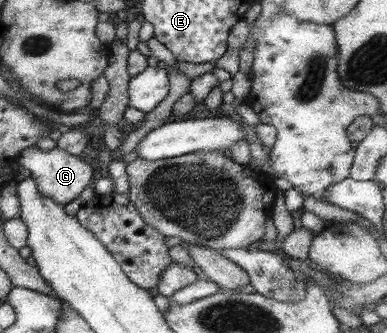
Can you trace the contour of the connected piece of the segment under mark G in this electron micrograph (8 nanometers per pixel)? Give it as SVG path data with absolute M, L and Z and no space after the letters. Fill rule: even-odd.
M32 146L20 152L16 159L20 167L30 171L30 177L34 180L38 194L50 198L52 202L56 202L60 206L77 199L80 192L90 183L92 176L92 170L87 163L80 160L78 156L64 153L57 147L49 152L42 152Z

